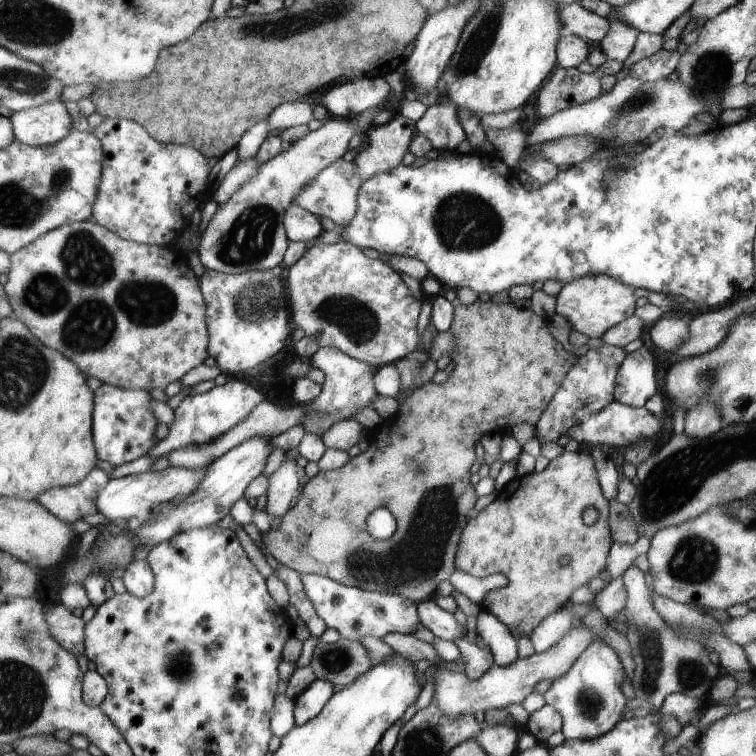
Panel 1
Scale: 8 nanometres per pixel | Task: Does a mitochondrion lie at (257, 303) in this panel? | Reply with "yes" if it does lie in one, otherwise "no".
yes

